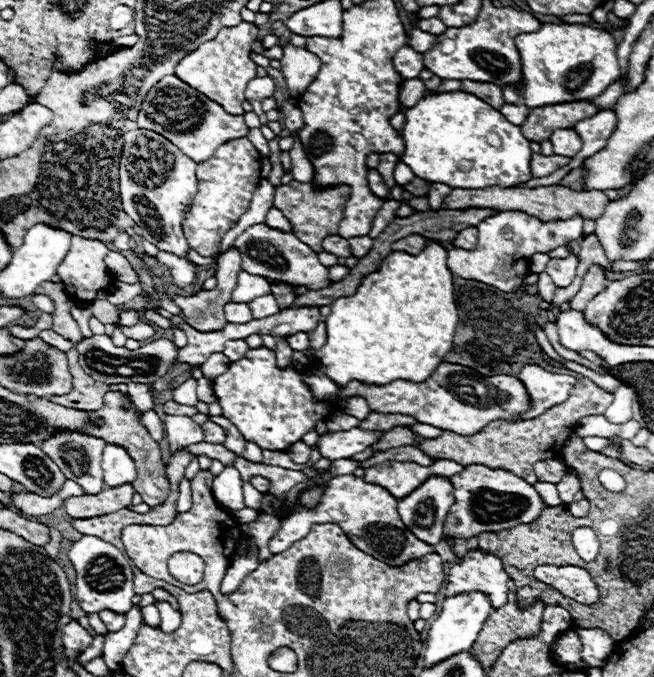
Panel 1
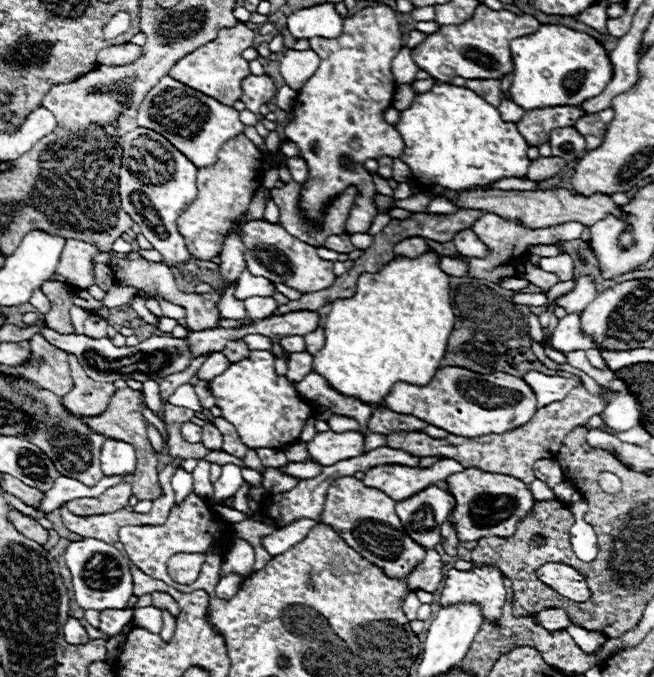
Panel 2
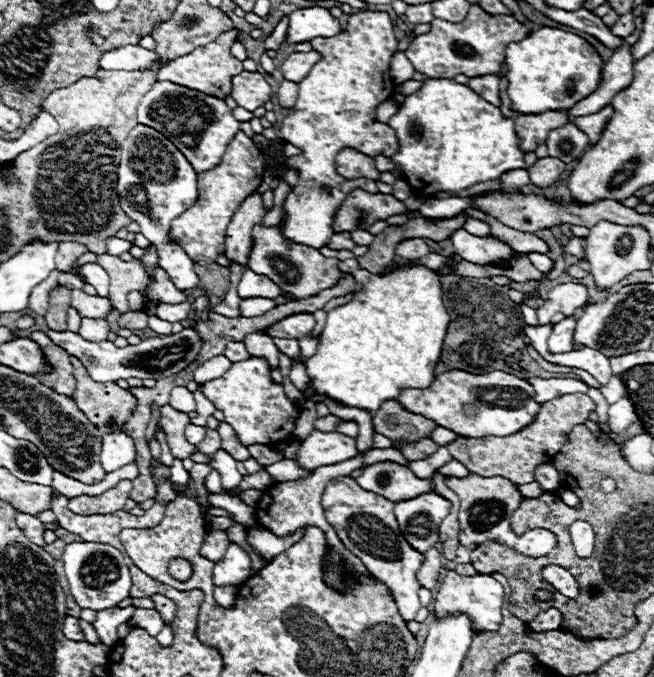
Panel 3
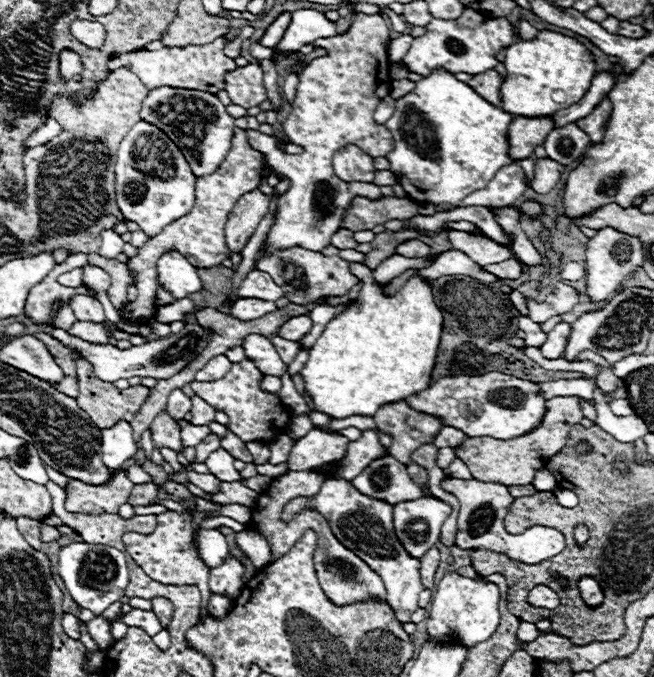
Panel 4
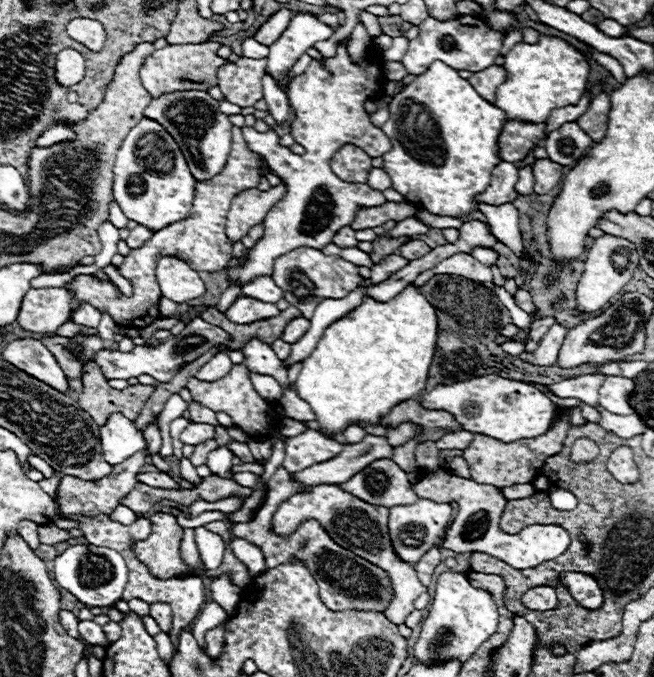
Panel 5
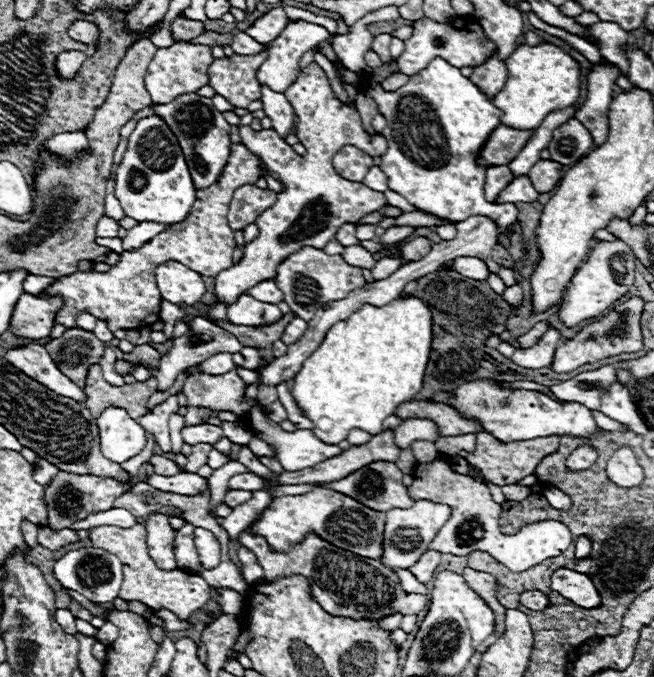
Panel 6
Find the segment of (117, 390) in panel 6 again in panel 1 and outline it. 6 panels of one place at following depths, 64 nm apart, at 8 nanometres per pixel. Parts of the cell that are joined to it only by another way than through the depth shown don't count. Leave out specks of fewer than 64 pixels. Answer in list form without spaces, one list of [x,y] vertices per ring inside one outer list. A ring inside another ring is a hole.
[[[66,352],[68,356],[69,371],[73,378],[72,392],[68,396],[50,396],[48,400],[60,404],[64,408],[74,410],[100,410],[104,406],[104,394],[108,392],[108,384],[100,384],[92,380],[78,364],[78,352]]]

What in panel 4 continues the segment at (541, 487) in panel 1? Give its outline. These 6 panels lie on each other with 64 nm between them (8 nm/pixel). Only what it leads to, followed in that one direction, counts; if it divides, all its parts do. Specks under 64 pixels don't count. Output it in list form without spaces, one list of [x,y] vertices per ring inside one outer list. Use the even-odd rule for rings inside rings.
[[[576,396],[548,400],[546,418],[542,420],[540,428],[536,432],[530,432],[528,436],[520,436],[520,438],[512,438],[512,440],[496,440],[490,436],[468,438],[460,448],[456,448],[458,458],[462,458],[468,464],[472,476],[480,482],[496,482],[496,484],[512,486],[508,490],[514,498],[534,496],[538,490],[534,486],[524,486],[524,484],[532,484],[534,474],[544,466],[544,462],[564,448],[564,444],[568,440],[568,430],[584,418],[580,412],[578,400],[580,398],[576,398]],[[424,444],[424,446],[420,446],[420,448],[414,450],[412,460],[414,460],[416,464],[420,464],[422,468],[426,468],[428,464],[434,464],[436,454],[438,454],[438,448],[436,448],[434,444]]]

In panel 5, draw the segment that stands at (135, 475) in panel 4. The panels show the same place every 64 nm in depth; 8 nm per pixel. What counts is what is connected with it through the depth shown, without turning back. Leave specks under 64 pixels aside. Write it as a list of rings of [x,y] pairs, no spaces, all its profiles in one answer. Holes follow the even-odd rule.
[[[160,472],[138,474],[138,482],[144,482],[144,484],[148,484],[148,486],[152,486],[152,488],[168,488],[168,490],[172,490],[172,488],[182,488],[172,476],[160,474]]]

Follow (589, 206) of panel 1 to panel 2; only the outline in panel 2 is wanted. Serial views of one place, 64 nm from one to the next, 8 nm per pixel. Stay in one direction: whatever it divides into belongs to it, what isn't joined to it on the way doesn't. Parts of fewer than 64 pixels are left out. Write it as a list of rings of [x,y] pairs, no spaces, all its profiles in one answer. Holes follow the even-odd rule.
[[[564,188],[558,190],[530,190],[530,192],[516,192],[516,190],[474,190],[474,192],[462,192],[454,200],[460,208],[472,208],[482,210],[484,214],[496,214],[504,220],[518,220],[526,228],[548,228],[564,222],[580,222],[584,226],[592,226],[598,220],[606,218],[608,214],[614,214],[620,220],[628,220],[628,214],[622,212],[610,196],[578,196],[570,194]]]

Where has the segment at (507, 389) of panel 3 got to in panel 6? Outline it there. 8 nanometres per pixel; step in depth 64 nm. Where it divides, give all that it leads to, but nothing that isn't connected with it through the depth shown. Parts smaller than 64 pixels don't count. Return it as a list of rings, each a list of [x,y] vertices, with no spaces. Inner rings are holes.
[[[474,380],[458,386],[456,396],[448,398],[446,392],[434,394],[434,402],[446,402],[454,406],[464,416],[478,418],[484,424],[484,430],[496,436],[502,442],[516,442],[516,440],[532,440],[540,436],[592,436],[600,432],[596,418],[590,408],[576,404],[576,402],[558,402],[546,394],[532,392],[532,390],[498,390],[492,380]],[[504,400],[510,400],[510,406],[502,406]]]

